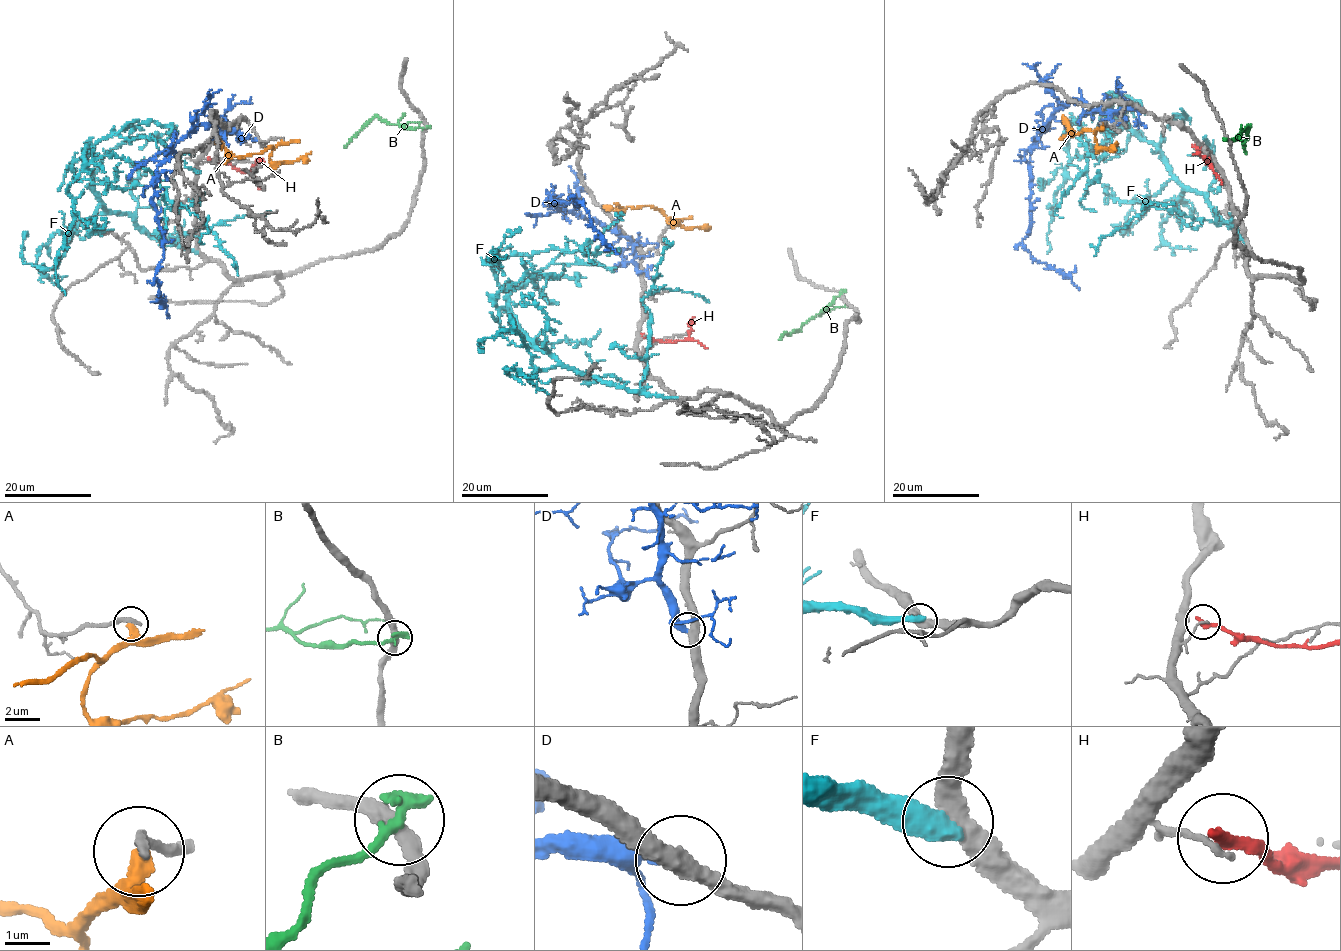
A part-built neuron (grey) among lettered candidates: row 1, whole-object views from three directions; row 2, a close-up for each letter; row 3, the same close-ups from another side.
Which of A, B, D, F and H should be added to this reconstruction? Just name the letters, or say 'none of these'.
none of these

